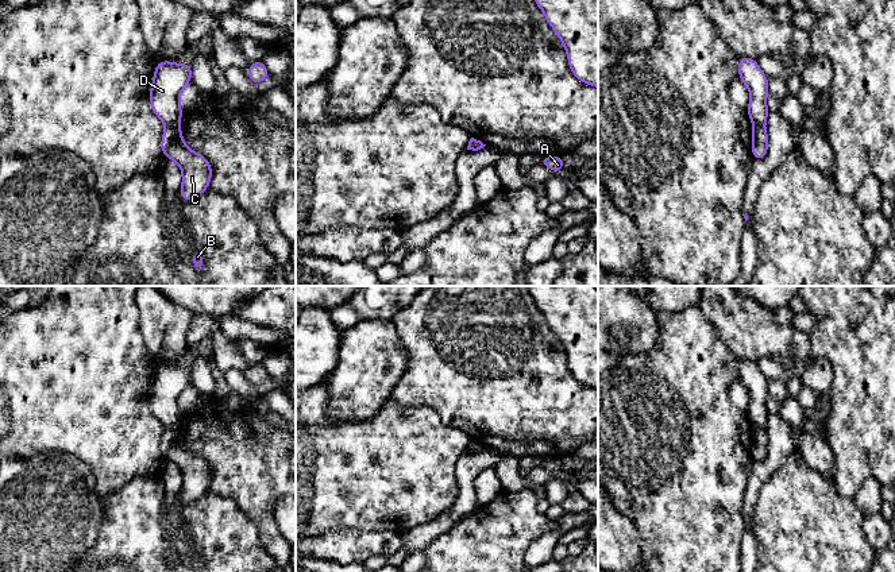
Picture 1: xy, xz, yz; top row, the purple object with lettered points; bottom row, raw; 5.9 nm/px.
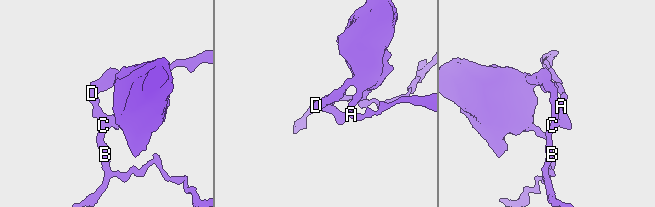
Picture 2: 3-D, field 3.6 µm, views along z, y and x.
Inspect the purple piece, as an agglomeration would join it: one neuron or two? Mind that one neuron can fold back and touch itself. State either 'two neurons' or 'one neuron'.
two neurons

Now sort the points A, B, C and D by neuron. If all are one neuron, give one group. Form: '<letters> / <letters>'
A B C / D

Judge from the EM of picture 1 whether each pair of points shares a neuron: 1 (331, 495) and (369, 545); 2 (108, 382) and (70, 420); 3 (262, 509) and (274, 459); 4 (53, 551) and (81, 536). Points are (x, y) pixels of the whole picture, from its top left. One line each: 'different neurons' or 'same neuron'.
1: different neurons
2: same neuron
3: same neuron
4: same neuron

